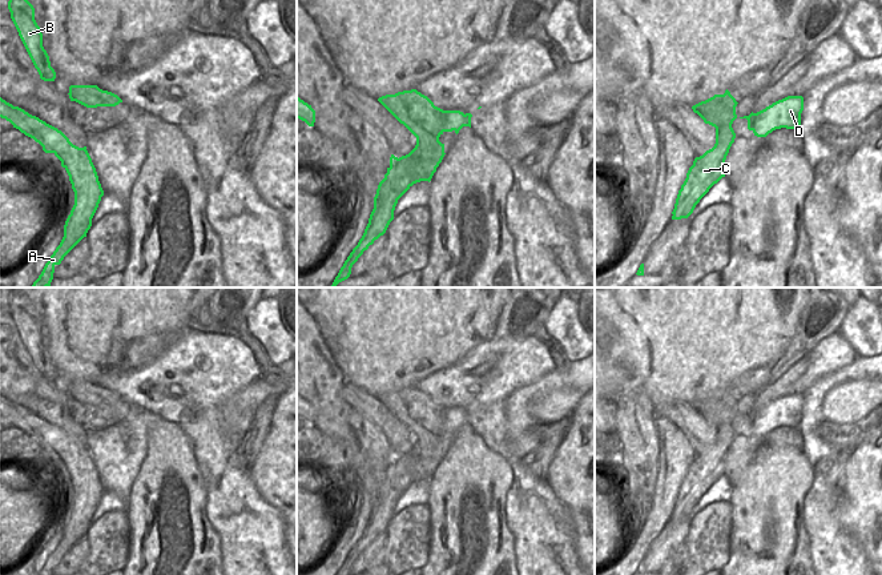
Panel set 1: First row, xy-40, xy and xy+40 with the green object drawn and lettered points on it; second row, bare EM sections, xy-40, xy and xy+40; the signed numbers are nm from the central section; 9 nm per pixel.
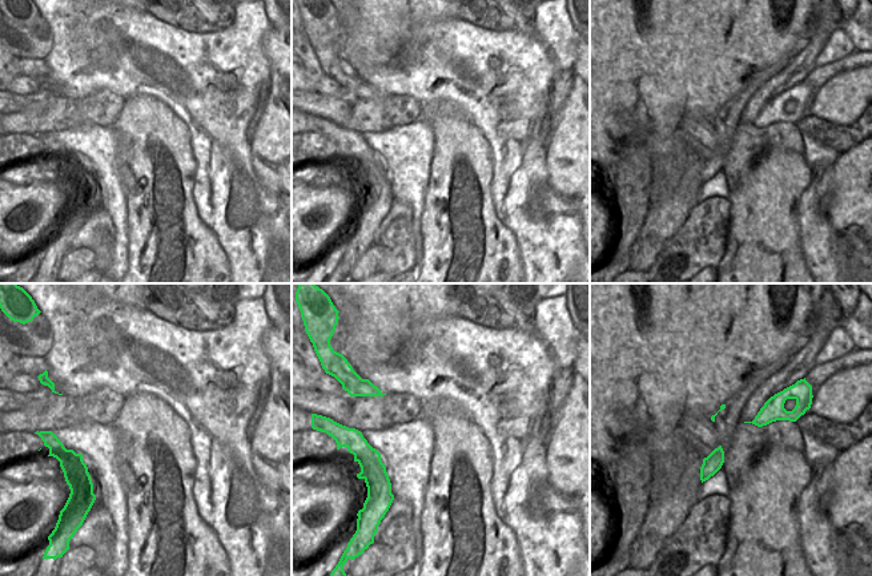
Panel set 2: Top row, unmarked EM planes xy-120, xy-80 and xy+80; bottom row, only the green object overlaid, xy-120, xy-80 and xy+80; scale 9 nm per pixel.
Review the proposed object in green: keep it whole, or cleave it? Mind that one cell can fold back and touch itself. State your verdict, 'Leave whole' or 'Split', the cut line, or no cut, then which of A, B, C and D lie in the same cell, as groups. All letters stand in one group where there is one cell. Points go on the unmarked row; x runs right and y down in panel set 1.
Split. Split along xy (386, 471), (391, 486), (399, 495). Groups: A / B C D

